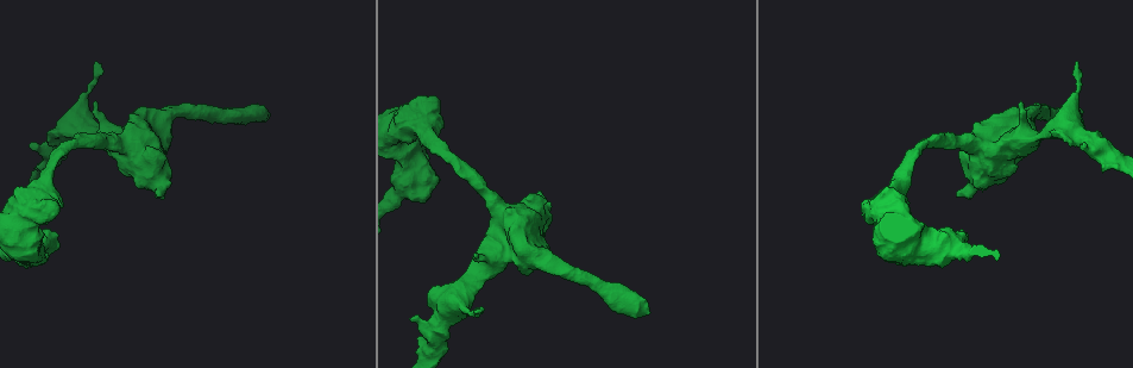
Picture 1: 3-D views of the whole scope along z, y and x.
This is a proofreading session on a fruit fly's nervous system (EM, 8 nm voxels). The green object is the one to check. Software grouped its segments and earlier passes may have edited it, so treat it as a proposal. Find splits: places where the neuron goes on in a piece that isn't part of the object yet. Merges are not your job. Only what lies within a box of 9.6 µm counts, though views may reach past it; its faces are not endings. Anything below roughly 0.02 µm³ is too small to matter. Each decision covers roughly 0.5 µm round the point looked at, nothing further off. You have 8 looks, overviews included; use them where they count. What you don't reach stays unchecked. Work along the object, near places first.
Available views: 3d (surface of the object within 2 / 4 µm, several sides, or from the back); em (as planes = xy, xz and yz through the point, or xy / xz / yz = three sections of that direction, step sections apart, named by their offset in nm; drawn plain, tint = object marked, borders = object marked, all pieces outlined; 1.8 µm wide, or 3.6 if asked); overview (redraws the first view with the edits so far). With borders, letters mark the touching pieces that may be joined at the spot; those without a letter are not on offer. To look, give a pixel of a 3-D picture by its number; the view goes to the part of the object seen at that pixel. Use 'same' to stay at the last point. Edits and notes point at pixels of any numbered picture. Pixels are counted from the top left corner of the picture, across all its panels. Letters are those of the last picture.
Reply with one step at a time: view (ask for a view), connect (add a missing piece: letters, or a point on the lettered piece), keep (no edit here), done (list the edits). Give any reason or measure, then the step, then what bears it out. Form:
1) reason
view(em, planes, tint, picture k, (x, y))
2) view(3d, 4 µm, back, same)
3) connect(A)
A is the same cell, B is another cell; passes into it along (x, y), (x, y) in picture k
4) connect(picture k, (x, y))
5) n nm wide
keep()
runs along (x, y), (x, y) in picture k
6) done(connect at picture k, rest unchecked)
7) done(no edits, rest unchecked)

view(3d, 4 µm, picture 1, (1084, 142))

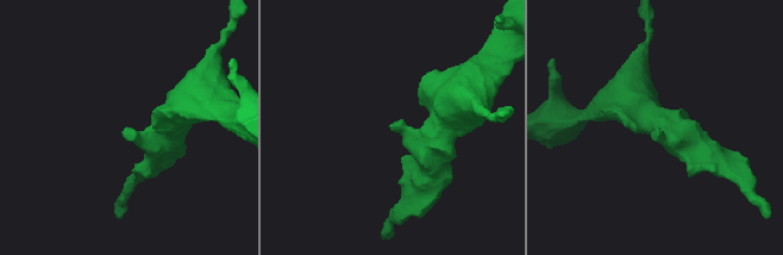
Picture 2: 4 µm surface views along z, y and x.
shape alone is not enough
view(em, yz, step 16, tint, picture 2, (659, 131))

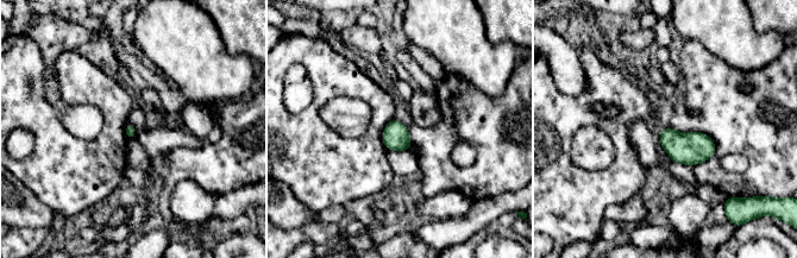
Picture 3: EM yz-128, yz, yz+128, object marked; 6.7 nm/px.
cut it another way
view(em, planes, borders, same)

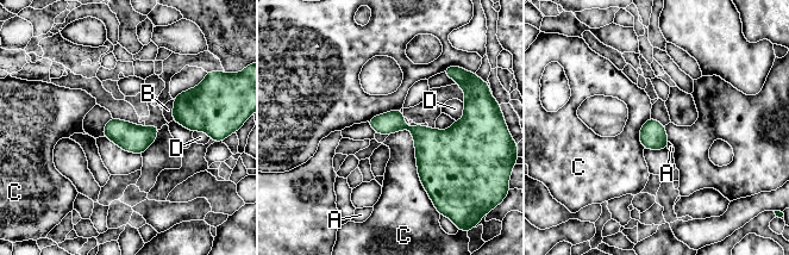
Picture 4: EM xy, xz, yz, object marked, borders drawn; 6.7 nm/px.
keep()
A, B, C and D are other cells; border along (390, 132), (411, 132), (431, 199) in picture 4; none of them fits

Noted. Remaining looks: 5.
view(em, xy, step 4, borders, picture 1, (269, 118))

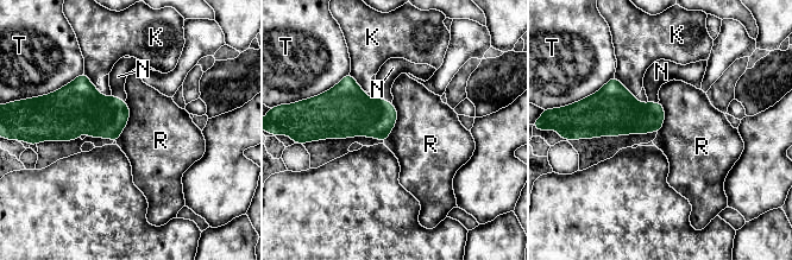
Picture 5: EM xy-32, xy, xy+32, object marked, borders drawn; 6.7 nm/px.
connect(N)
N is the same cell, K, R and T are other cells; passes into it along (81, 106), (117, 97), (118, 76) in picture 5; it goes on there

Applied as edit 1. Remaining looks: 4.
free end
view(em, planes, borders, picture 1, (1022, 103))

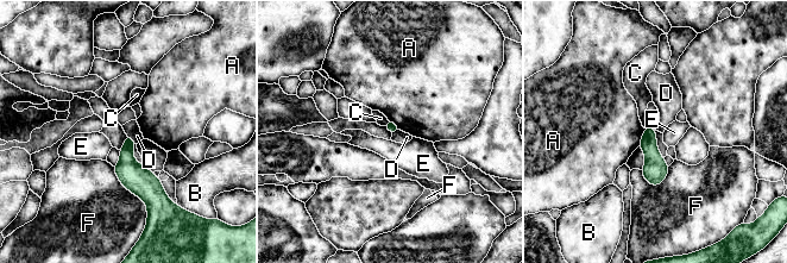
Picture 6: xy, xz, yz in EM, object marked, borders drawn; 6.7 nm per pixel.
keep()
A, B, C, D, E and F are other cells; border along (126, 133), (137, 143) in picture 6; none of them fits

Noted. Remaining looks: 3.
done(connect at picture 5, rest unchecked)

